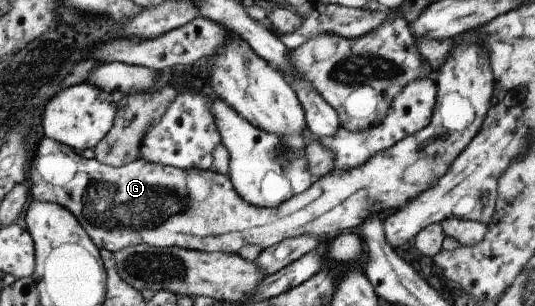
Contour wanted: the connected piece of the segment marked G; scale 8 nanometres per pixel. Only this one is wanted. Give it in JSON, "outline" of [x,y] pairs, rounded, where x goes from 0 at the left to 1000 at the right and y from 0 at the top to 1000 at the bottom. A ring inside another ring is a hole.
{"outline":[[[869,105],[871,114],[854,137],[854,147],[847,154],[847,163],[830,196],[830,206],[815,229],[807,252],[815,281],[815,317],[809,366],[796,415],[785,422],[776,438],[757,441],[750,458],[744,458],[735,477],[723,480],[720,490],[708,493],[699,507],[693,507],[688,520],[682,520],[673,539],[665,546],[650,549],[649,556],[621,556],[604,575],[598,575],[587,595],[579,601],[576,618],[570,618],[564,631],[551,641],[542,641],[527,663],[521,663],[510,680],[475,676],[465,663],[460,663],[449,641],[437,624],[432,592],[424,572],[400,562],[394,549],[376,556],[370,549],[336,552],[321,542],[305,542],[293,533],[280,533],[265,516],[245,526],[243,533],[226,542],[207,542],[187,533],[179,516],[161,520],[155,510],[138,497],[133,480],[108,467],[92,448],[73,438],[62,461],[58,480],[56,520],[52,542],[49,546],[49,575],[54,582],[50,598],[50,624],[56,631],[64,654],[75,654],[77,660],[107,663],[116,676],[121,676],[150,732],[150,742],[164,765],[164,775],[178,794],[178,804],[185,817],[202,817],[207,830],[221,820],[224,810],[236,804],[249,804],[254,797],[277,797],[293,810],[312,810],[329,804],[344,810],[346,817],[370,817],[376,824],[415,824],[443,830],[450,807],[469,801],[482,804],[486,817],[499,807],[516,801],[521,788],[535,778],[548,778],[559,768],[578,768],[585,778],[591,775],[621,775],[621,768],[632,768],[636,755],[643,748],[654,748],[656,742],[673,739],[675,729],[684,719],[693,699],[701,693],[735,690],[746,686],[753,670],[759,670],[768,650],[774,650],[785,627],[796,624],[802,611],[807,611],[819,585],[828,575],[828,565],[837,552],[843,533],[858,513],[860,497],[879,467],[880,454],[893,435],[897,412],[903,402],[905,379],[910,373],[916,317],[920,310],[920,252],[916,232],[912,232],[912,199],[908,199],[908,180],[897,167],[899,154],[893,154],[893,127],[886,121],[886,108]]]}

